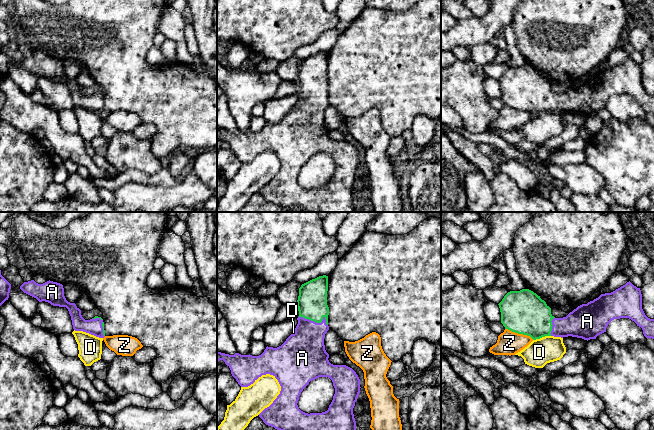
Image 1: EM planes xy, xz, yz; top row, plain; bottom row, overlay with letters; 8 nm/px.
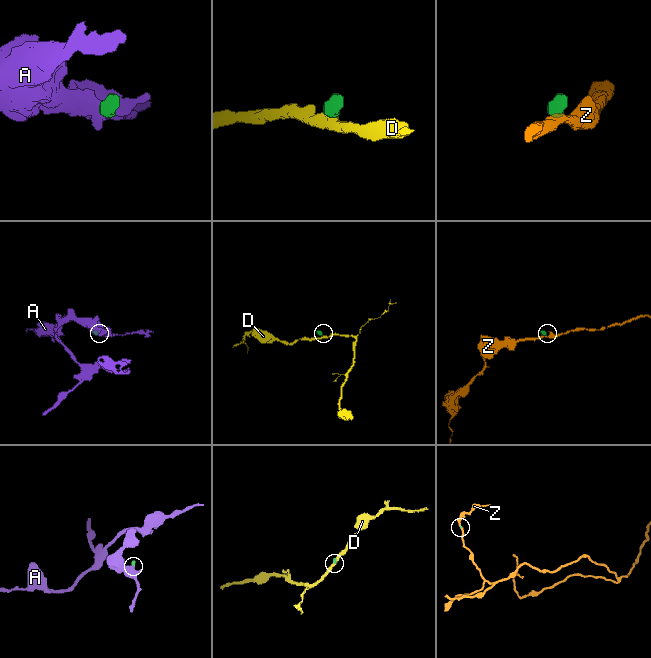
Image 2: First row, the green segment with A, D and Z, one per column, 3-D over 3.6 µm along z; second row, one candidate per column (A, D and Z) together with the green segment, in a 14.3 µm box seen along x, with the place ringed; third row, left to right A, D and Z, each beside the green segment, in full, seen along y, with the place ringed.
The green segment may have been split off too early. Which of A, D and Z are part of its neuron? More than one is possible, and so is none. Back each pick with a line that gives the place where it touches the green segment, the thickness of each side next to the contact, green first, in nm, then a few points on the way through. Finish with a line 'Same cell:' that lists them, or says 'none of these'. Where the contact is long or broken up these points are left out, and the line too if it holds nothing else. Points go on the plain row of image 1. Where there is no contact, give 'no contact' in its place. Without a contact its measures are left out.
A: meets green in xz at (315, 97); 240 nm thick on the green side, 320 nm on the other; runs through xz (312, 77), (315, 97), (304, 126)
Same cell: A

